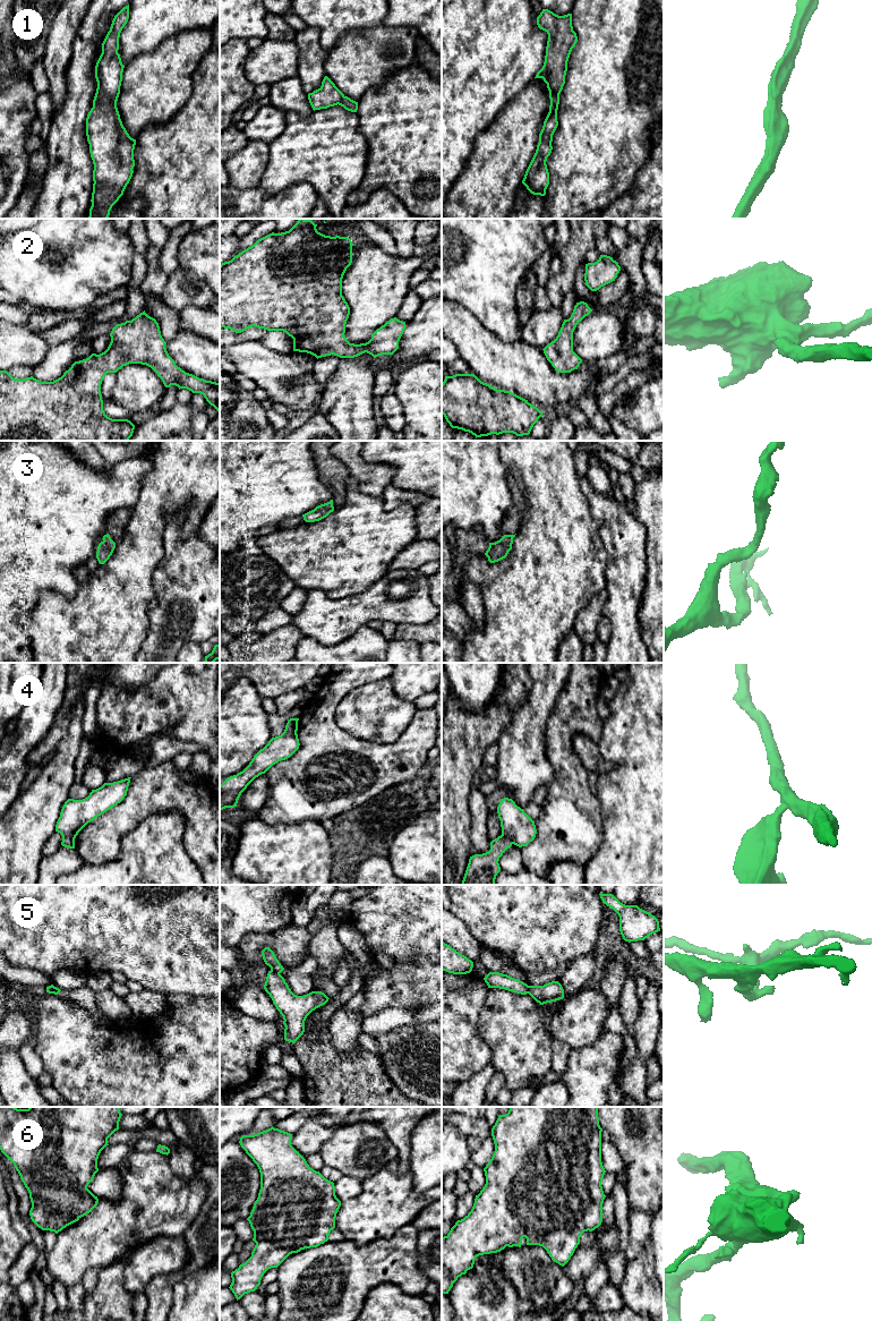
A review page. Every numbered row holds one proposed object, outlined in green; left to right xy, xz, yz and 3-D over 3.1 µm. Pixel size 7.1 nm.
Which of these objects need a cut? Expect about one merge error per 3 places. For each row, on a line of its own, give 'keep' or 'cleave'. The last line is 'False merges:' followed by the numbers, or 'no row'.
1: keep
2: keep
3: keep
4: cleave
5: cleave
6: keep
False merges: 4, 5

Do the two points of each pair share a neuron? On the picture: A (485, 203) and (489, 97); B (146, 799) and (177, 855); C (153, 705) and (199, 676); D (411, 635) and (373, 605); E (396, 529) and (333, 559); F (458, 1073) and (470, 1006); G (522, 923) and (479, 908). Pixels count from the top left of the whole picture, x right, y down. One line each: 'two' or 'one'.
A: two
B: two
C: one
D: two
E: one
F: one
G: one

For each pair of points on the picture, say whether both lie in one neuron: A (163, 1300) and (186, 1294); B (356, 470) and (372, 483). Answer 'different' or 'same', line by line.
A: different
B: same

